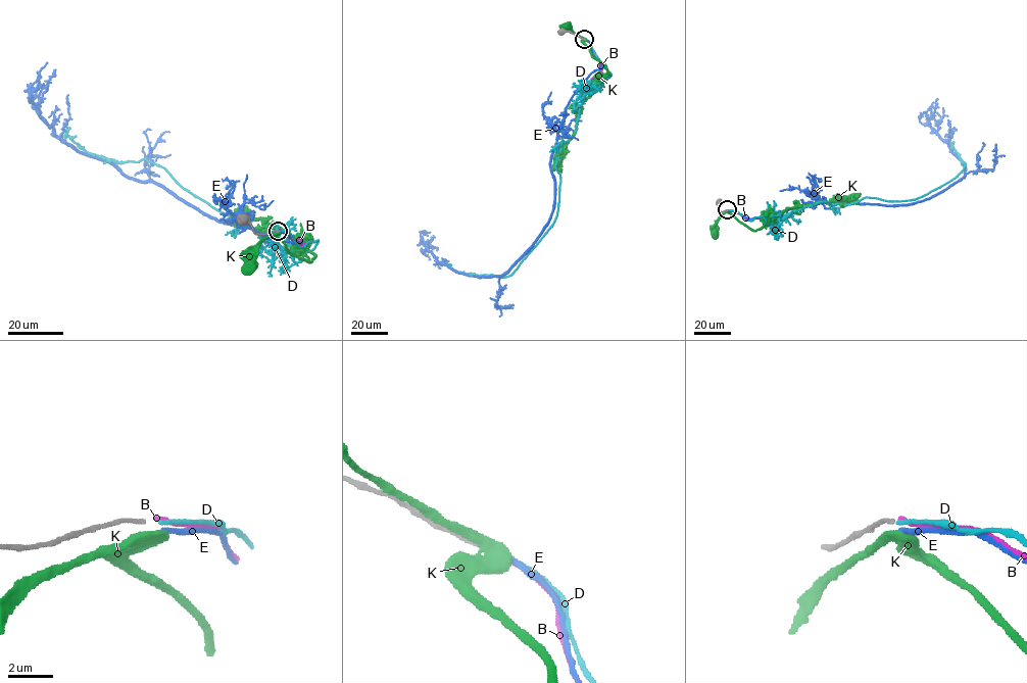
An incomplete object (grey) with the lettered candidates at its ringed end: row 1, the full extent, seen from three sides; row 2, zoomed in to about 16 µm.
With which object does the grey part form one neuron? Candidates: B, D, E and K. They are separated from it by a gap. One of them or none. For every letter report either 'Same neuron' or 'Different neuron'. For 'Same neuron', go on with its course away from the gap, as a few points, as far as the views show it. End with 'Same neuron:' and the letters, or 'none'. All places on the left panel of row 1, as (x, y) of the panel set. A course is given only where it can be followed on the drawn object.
B: Different neuron
D: Same neuron. Its course: (279, 231), (318, 244), (283, 248), (262, 218), (237, 228), (241, 211), (145, 159), (88, 153), (69, 128)
E: Different neuron
K: Different neuron
Same neuron: D

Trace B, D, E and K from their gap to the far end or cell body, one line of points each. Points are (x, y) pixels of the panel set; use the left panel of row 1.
B: (279, 231), (285, 231), (301, 246), (303, 244), (279, 229)
D: (279, 231), (318, 244), (283, 248), (262, 218), (237, 228), (241, 211), (145, 159), (88, 153), (69, 128)
E: (279, 233), (300, 244), (203, 213), (161, 186), (128, 178), (64, 143), (29, 92), (47, 63)
K: (277, 233), (261, 241), (255, 265), (251, 266)

